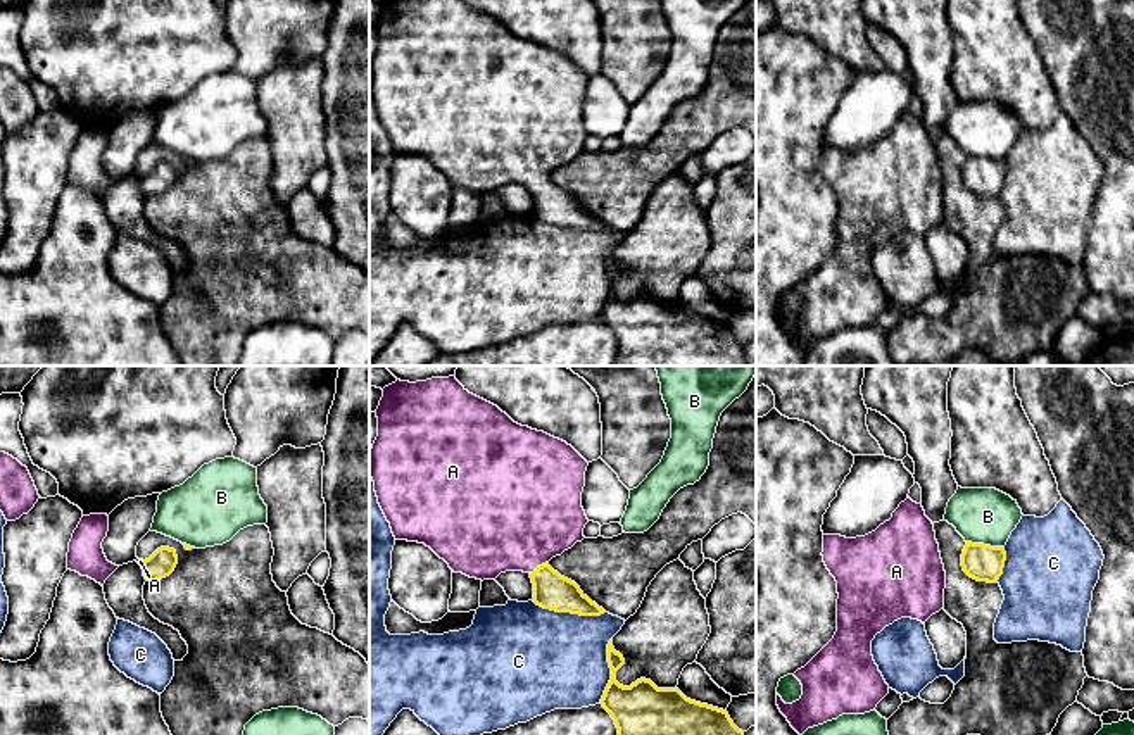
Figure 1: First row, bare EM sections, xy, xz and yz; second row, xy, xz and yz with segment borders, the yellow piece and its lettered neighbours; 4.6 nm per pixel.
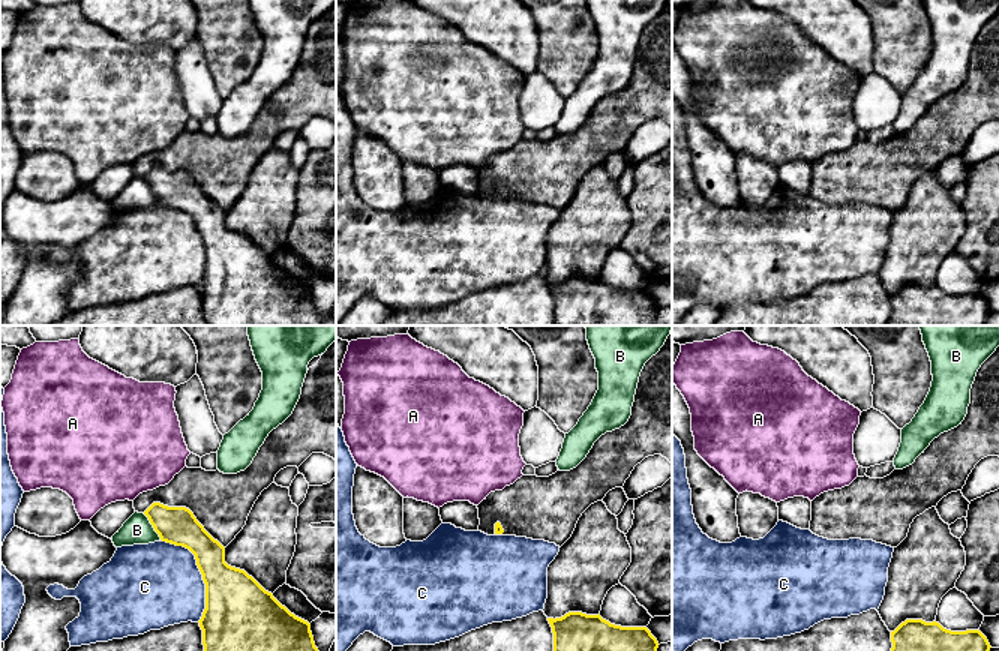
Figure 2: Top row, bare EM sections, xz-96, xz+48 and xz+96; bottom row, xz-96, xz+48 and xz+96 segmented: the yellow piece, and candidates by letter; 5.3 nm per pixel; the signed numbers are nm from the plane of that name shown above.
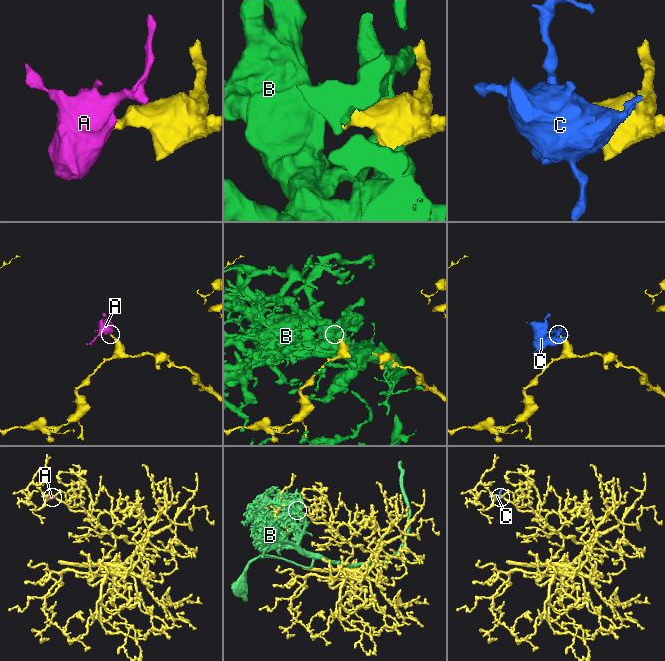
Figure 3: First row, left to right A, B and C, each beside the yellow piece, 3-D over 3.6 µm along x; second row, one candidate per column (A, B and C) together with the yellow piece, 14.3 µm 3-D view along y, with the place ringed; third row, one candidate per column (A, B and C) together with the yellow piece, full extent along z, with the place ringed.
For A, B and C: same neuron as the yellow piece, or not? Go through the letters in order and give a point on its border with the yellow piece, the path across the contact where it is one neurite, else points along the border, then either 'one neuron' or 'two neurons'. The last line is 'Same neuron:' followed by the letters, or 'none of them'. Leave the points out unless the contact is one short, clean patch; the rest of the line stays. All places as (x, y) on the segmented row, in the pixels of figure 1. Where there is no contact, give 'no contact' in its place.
A: contact xz (539, 566); way xz (551, 590), (539, 566), (516, 518); one neuron
B: contact yz (986, 546); two neurons
C: contact xz (568, 611); two neurons
Same neuron: A

